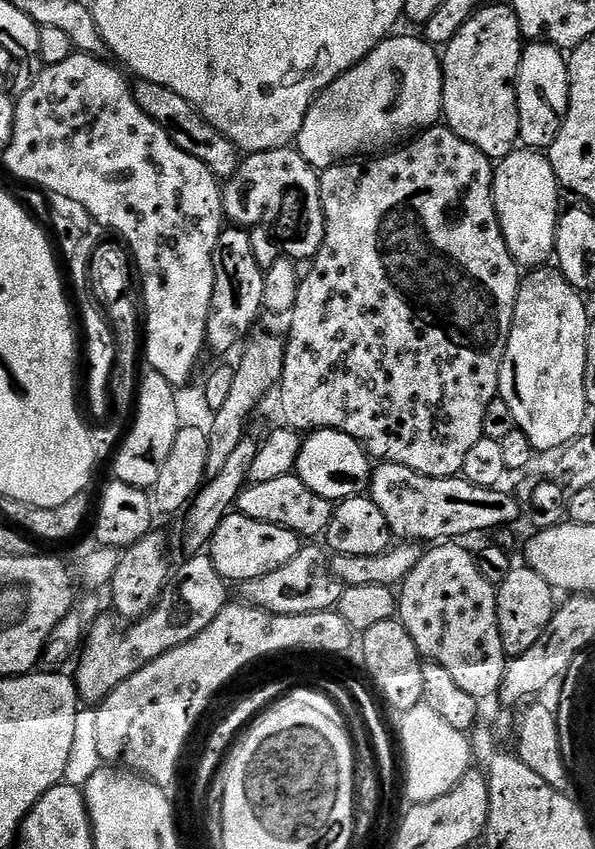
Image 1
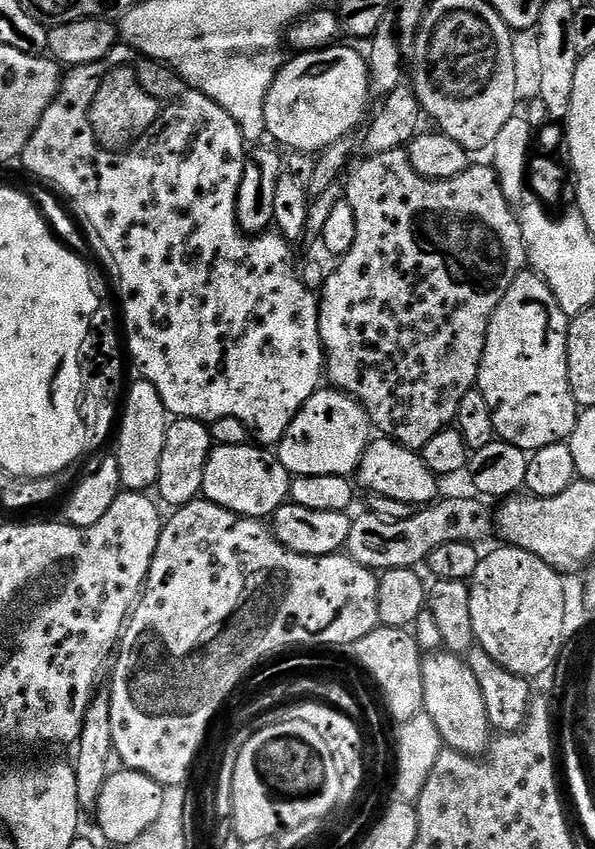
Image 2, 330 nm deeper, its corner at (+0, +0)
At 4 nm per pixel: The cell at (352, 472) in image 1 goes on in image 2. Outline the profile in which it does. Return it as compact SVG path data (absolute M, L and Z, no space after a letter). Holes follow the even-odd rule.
M387 438L373 439L368 445L356 467L354 480L359 487L361 484L365 488L365 493L394 498L394 502L406 502L413 506L427 506L441 495L441 481L426 466L423 455L411 448L403 448L395 440Z

